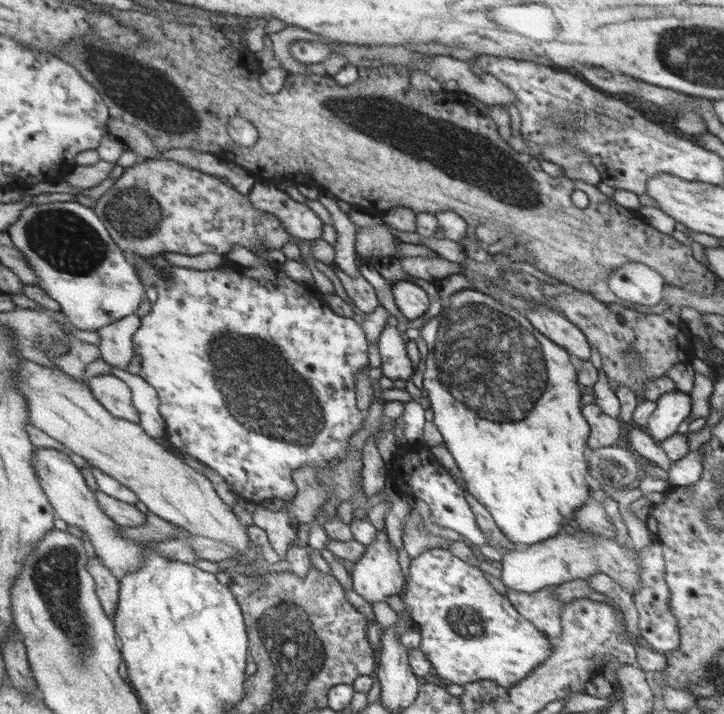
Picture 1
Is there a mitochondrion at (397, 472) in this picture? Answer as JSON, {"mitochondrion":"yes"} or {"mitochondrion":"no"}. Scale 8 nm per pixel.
{"mitochondrion":"no"}

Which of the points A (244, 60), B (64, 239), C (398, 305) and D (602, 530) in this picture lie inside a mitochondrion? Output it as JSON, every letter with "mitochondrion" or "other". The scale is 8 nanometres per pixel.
{"A":"other","B":"mitochondrion","C":"other","D":"other"}

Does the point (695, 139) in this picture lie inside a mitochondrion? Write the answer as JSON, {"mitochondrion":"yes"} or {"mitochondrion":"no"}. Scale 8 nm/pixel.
{"mitochondrion":"no"}

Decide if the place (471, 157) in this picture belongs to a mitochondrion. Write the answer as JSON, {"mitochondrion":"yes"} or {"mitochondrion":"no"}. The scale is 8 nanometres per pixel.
{"mitochondrion":"yes"}

